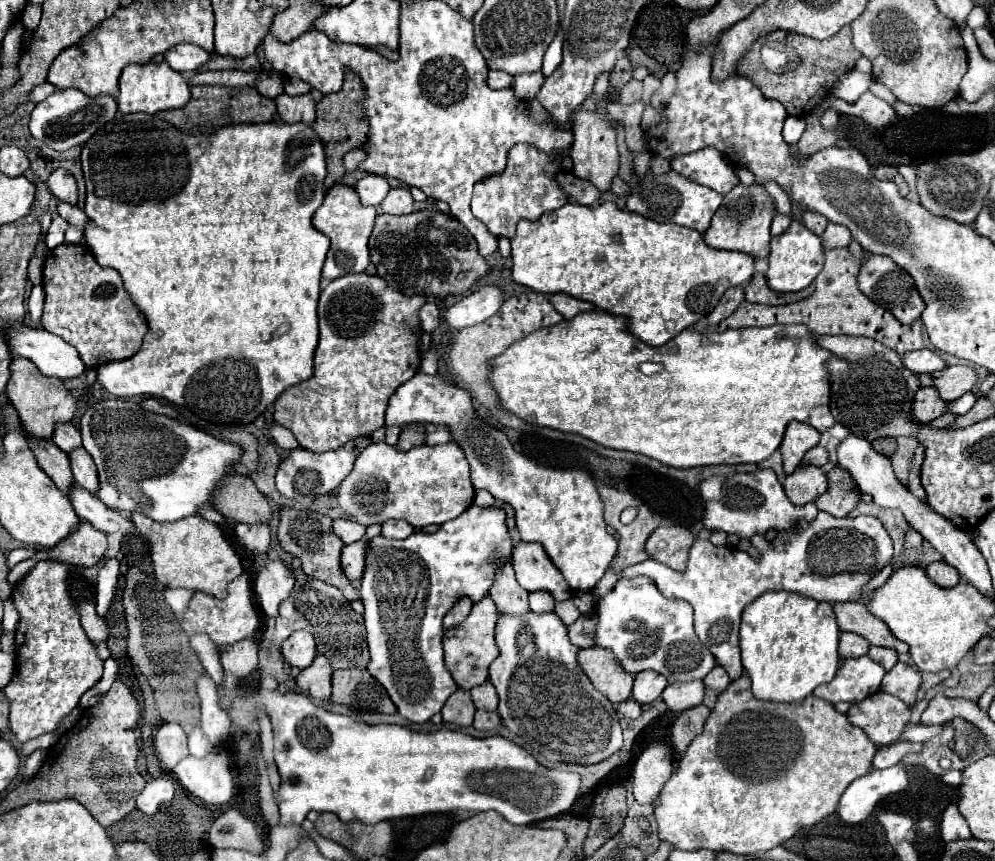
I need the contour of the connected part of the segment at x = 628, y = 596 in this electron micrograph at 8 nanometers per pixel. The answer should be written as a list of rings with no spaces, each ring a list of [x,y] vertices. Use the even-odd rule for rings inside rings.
[[[647,576],[621,578],[611,592],[595,604],[597,630],[595,630],[595,646],[607,648],[613,652],[615,660],[629,674],[637,674],[643,670],[655,670],[667,678],[667,682],[687,682],[687,680],[703,680],[715,668],[715,656],[707,652],[707,646],[701,644],[693,630],[693,612],[691,604],[683,600],[669,600],[657,588],[653,580]]]

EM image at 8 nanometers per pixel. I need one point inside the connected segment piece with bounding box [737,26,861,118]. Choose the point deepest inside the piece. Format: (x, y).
(799, 72)

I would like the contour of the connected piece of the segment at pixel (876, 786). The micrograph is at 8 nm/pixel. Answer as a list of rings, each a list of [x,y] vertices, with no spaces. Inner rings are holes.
[[[897,764],[887,770],[871,770],[867,776],[857,778],[841,796],[839,802],[839,816],[847,824],[859,824],[863,822],[877,802],[883,798],[903,792],[907,788],[907,774],[905,766]],[[843,804],[847,804],[849,812],[843,812]]]

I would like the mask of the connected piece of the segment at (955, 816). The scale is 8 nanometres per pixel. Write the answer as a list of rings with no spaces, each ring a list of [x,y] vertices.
[[[949,804],[947,810],[943,812],[943,818],[941,818],[941,838],[945,842],[953,842],[953,840],[969,840],[973,838],[971,832],[969,832],[969,826],[965,822],[965,818],[961,816],[961,812],[957,810],[955,804]]]

